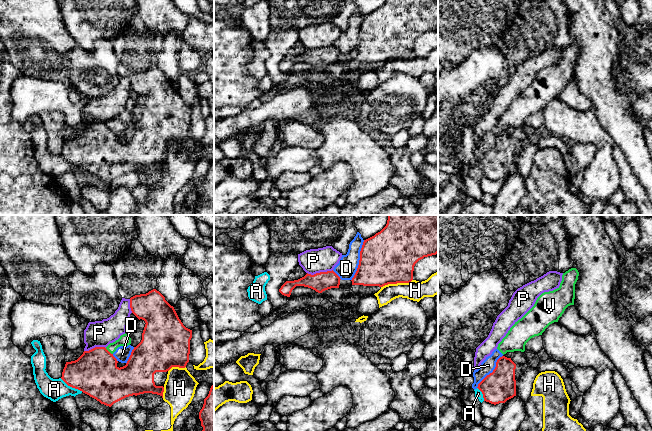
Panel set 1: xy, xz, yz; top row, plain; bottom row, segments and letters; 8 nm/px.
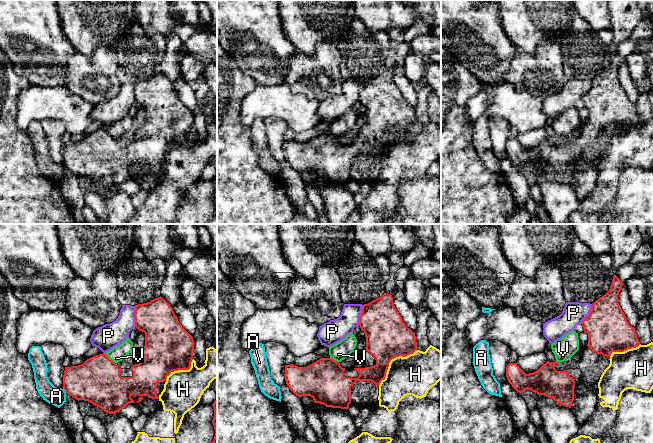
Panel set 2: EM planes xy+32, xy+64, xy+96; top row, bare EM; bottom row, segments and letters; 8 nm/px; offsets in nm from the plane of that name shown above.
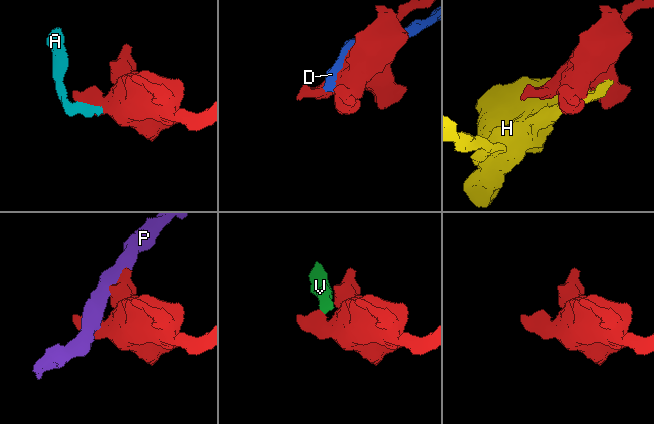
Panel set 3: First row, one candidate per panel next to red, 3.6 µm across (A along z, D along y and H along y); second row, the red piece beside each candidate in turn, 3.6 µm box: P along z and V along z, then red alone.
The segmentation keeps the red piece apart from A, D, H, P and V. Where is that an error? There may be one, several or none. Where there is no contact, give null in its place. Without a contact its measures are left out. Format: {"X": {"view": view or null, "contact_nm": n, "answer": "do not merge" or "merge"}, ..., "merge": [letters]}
{"A": {"view": "xy", "contact_nm": 220, "answer": "do not merge"}, "D": {"view": "xz", "contact_nm": 340, "answer": "do not merge"}, "H": {"view": "xz", "contact_nm": 260, "answer": "do not merge"}, "P": {"view": "xz", "contact_nm": 220, "answer": "do not merge"}, "V": {"view": "xy", "contact_nm": 80, "answer": "do not merge"}, "merge": []}

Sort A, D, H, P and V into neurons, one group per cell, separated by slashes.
A / D V / H / P

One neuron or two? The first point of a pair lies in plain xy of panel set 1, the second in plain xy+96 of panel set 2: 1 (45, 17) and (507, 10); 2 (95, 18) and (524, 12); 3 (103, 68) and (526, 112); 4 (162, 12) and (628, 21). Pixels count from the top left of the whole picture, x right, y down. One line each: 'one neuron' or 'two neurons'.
1: two neurons
2: one neuron
3: two neurons
4: two neurons

